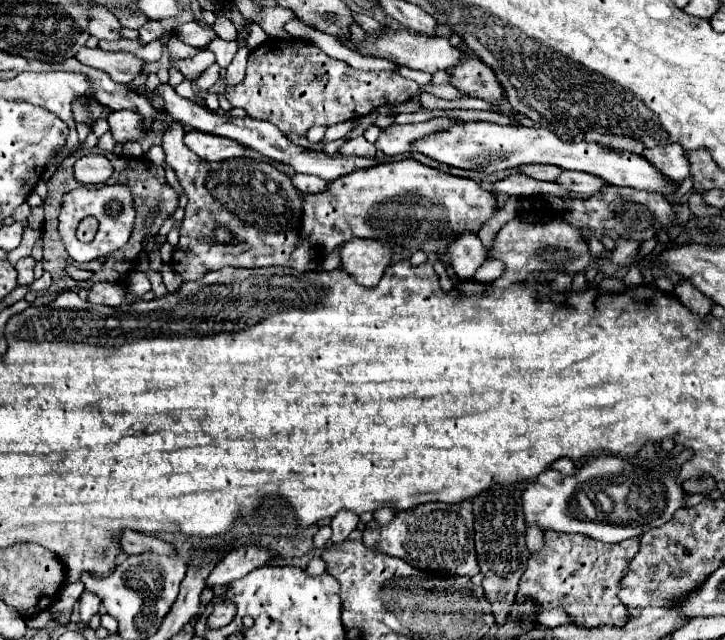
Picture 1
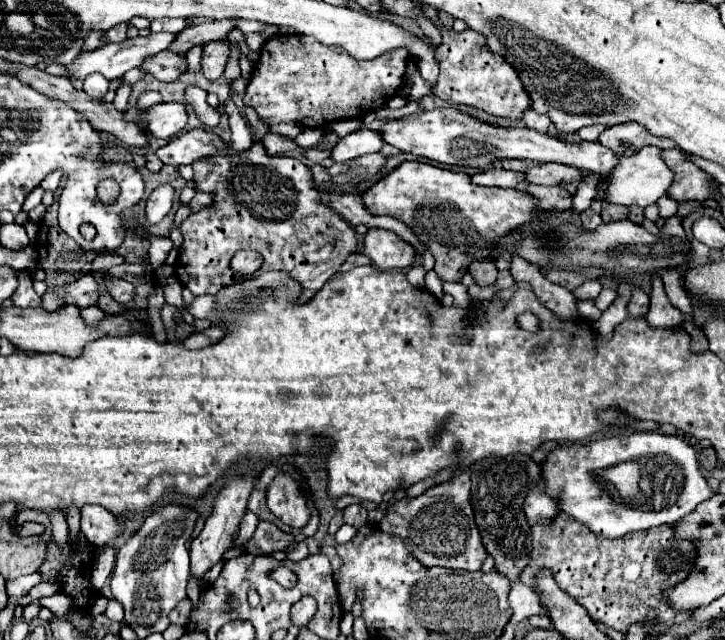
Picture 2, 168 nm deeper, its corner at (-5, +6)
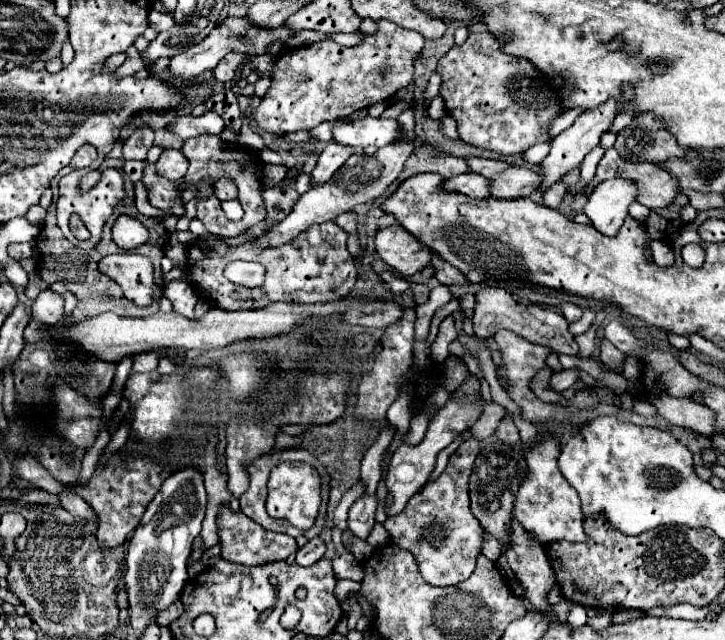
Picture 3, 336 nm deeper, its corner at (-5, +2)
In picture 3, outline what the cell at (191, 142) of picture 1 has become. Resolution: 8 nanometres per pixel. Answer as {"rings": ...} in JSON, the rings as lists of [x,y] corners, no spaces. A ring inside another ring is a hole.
{"rings":[[[165,149],[161,153],[161,157],[157,159],[155,171],[157,171],[157,175],[161,175],[161,177],[165,177],[169,181],[183,179],[183,175],[187,171],[187,159],[177,149]]]}

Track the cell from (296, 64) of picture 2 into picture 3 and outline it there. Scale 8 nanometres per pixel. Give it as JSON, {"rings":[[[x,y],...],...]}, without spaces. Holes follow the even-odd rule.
{"rings":[[[379,21],[379,31],[375,35],[365,35],[363,43],[357,47],[343,47],[333,41],[323,41],[323,43],[313,43],[309,47],[301,49],[291,49],[281,53],[275,61],[273,69],[273,79],[271,79],[271,89],[265,99],[261,99],[261,105],[255,109],[253,119],[255,123],[269,131],[269,133],[279,133],[279,131],[299,131],[299,129],[313,129],[323,121],[331,119],[349,119],[355,111],[365,109],[377,101],[383,101],[397,93],[399,89],[407,87],[413,79],[413,61],[421,53],[425,45],[425,37],[417,31],[397,27],[391,21]],[[385,67],[385,75],[381,75],[381,69]]]}

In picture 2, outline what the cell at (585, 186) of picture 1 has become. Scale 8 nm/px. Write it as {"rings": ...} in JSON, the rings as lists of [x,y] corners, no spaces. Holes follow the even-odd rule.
{"rings":[[[543,163],[527,171],[527,183],[535,183],[535,185],[581,183],[583,179],[585,179],[585,173],[581,169],[559,165],[559,163]]]}

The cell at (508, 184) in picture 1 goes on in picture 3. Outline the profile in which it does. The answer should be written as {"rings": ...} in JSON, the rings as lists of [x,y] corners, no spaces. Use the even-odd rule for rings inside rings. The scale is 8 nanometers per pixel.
{"rings":[[[463,173],[451,179],[443,181],[443,191],[447,193],[463,193],[471,199],[483,199],[489,197],[489,187],[487,187],[487,179],[483,179],[481,175],[471,175],[471,173]]]}

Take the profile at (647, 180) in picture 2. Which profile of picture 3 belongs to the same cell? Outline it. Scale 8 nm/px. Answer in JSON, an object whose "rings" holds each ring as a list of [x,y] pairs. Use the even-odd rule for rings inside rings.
{"rings":[[[609,179],[601,183],[583,207],[591,225],[607,235],[615,237],[627,217],[629,205],[635,201],[635,183],[625,179]]]}

